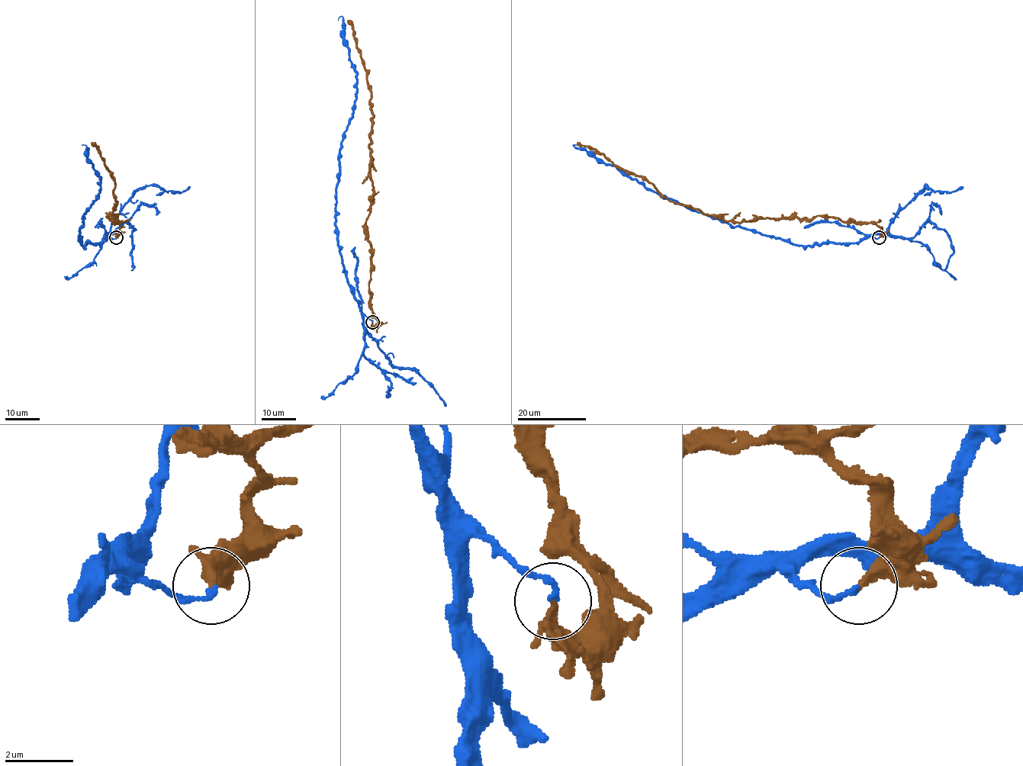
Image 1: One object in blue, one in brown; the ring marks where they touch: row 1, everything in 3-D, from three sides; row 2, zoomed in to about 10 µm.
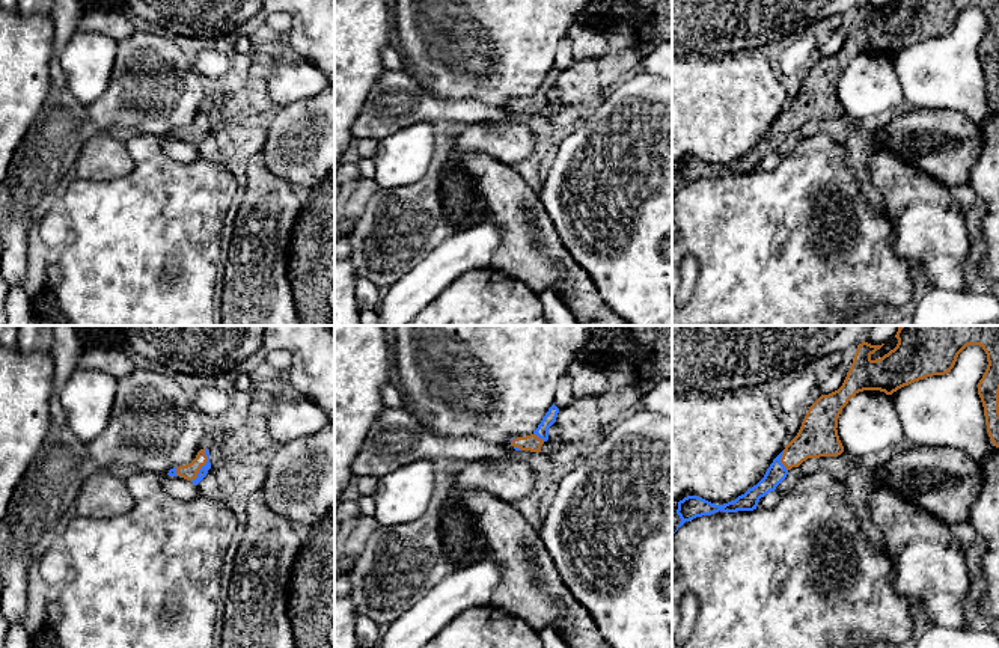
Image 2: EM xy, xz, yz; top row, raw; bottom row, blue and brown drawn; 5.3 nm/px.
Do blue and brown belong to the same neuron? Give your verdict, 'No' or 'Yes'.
No

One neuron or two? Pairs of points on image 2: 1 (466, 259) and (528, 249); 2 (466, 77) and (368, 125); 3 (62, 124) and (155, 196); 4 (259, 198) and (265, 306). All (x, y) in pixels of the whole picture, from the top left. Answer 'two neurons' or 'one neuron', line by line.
1: two neurons
2: two neurons
3: two neurons
4: one neuron

